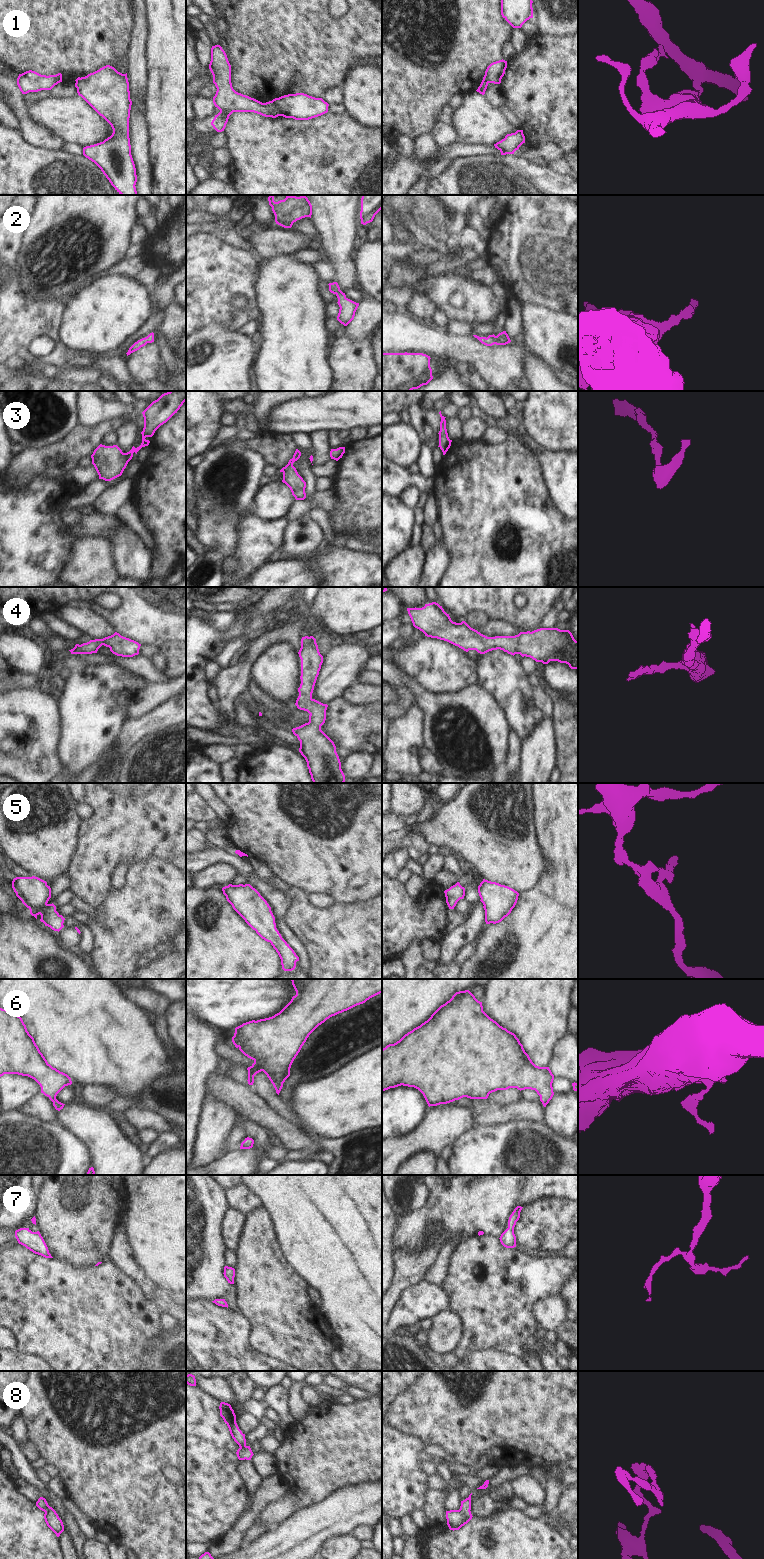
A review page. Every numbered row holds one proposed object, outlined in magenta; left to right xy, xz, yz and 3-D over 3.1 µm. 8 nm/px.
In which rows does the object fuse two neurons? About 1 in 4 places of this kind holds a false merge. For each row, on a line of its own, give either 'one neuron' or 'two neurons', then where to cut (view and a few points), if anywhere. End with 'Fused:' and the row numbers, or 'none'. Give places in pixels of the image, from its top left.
1: two neurons; cut in xz along (272, 100), (281, 115)
2: one neuron; no cut
3: one neuron; no cut
4: one neuron; no cut
5: one neuron; no cut
6: one neuron; no cut
7: one neuron; no cut
8: one neuron; no cut
Fused: 1

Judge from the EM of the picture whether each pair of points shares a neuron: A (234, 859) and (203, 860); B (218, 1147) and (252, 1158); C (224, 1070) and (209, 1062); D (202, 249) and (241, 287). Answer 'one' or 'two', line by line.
A: one
B: two
C: two
D: one

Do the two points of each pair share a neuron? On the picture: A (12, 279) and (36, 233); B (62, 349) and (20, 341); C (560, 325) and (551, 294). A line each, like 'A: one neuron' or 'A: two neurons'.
A: two neurons
B: one neuron
C: two neurons

